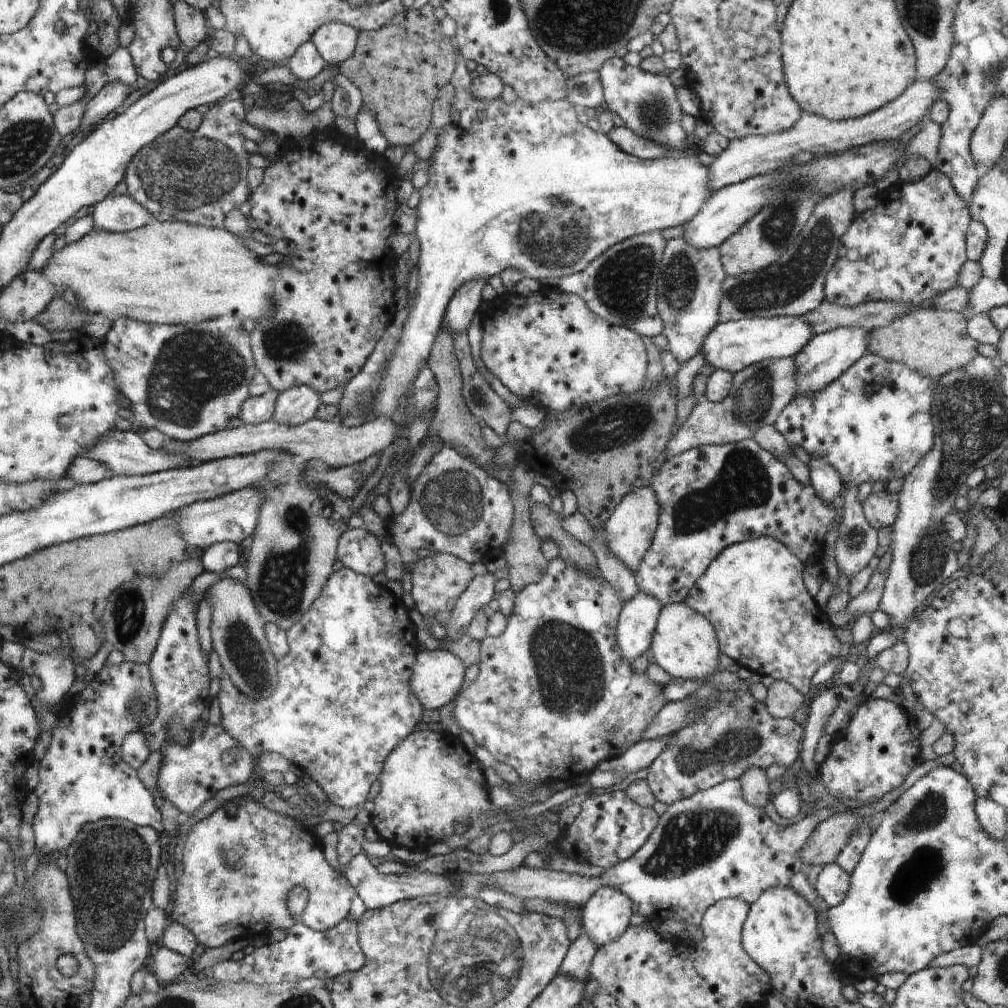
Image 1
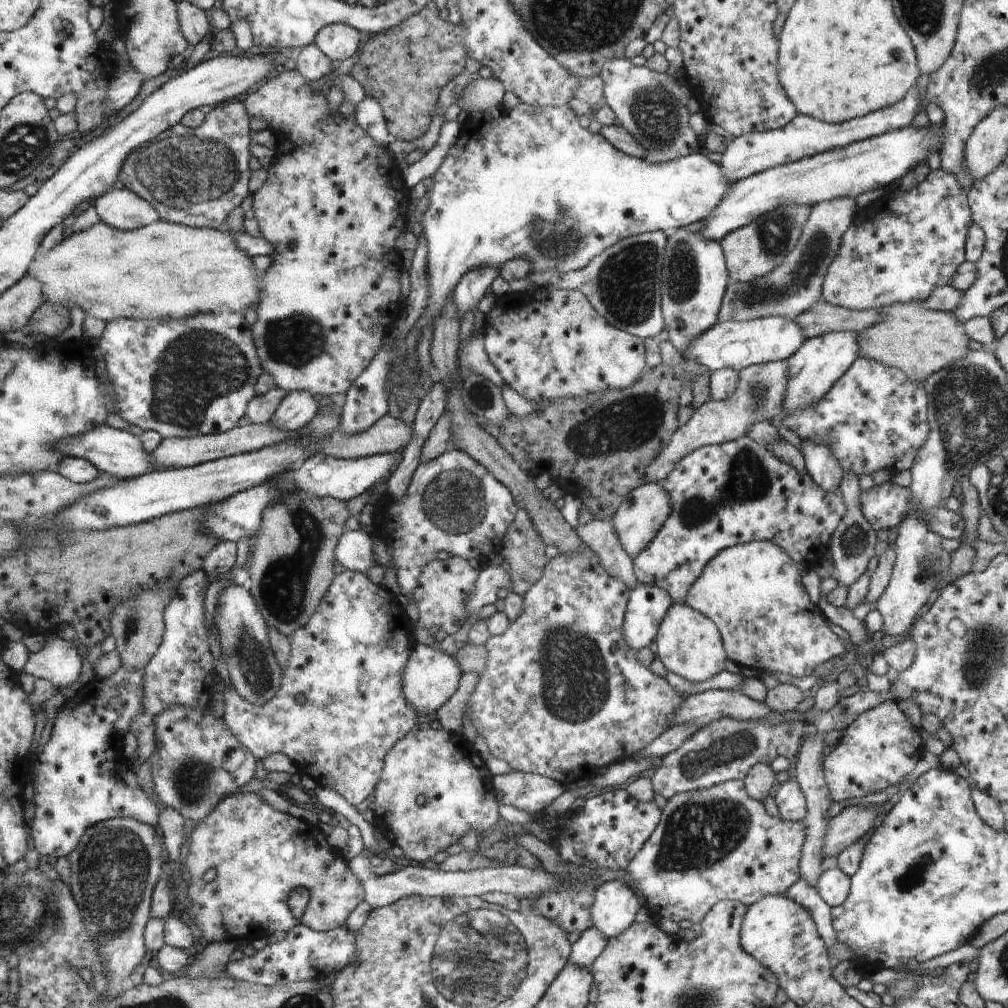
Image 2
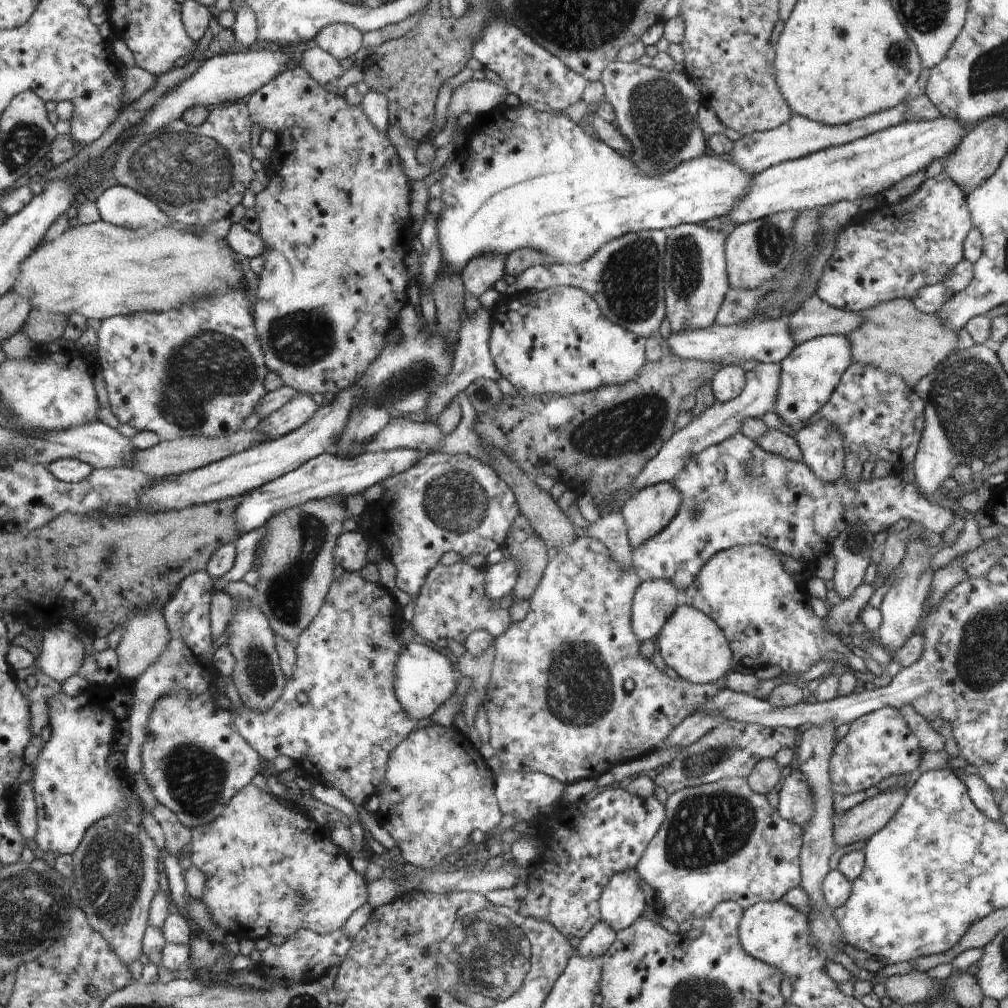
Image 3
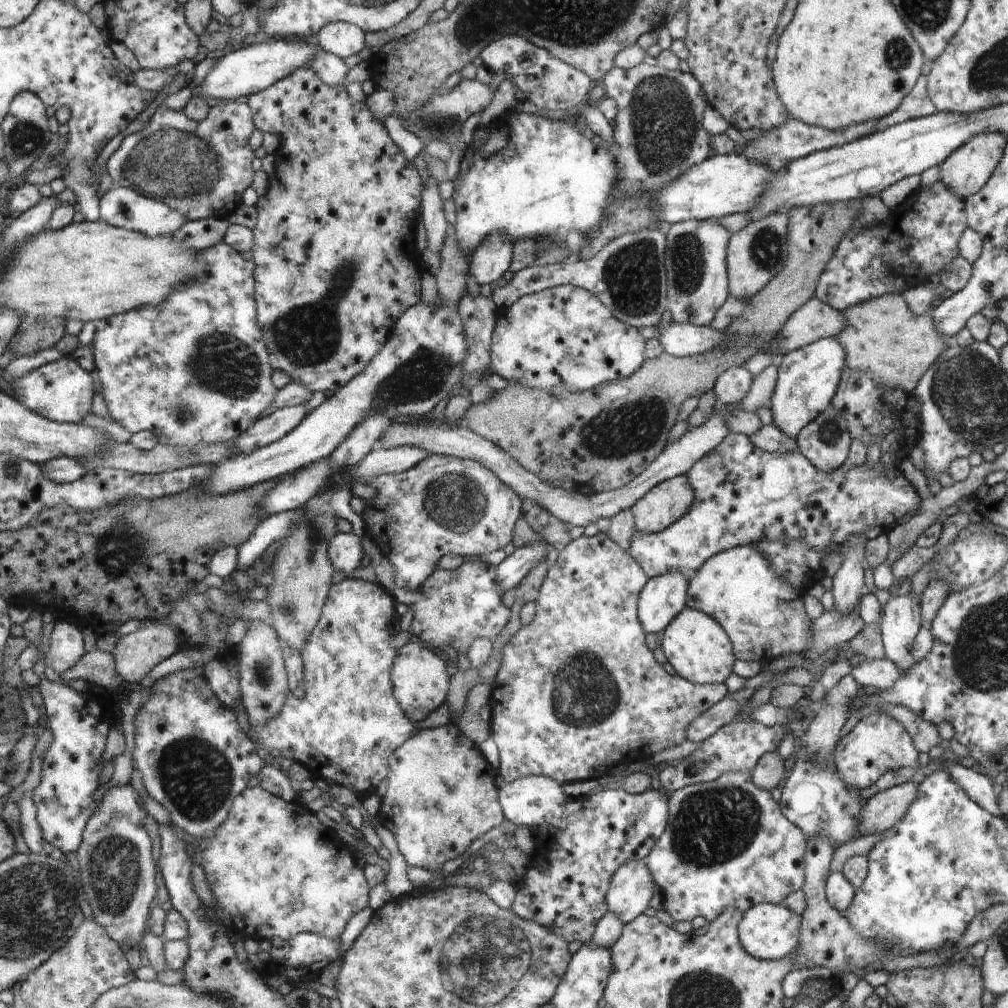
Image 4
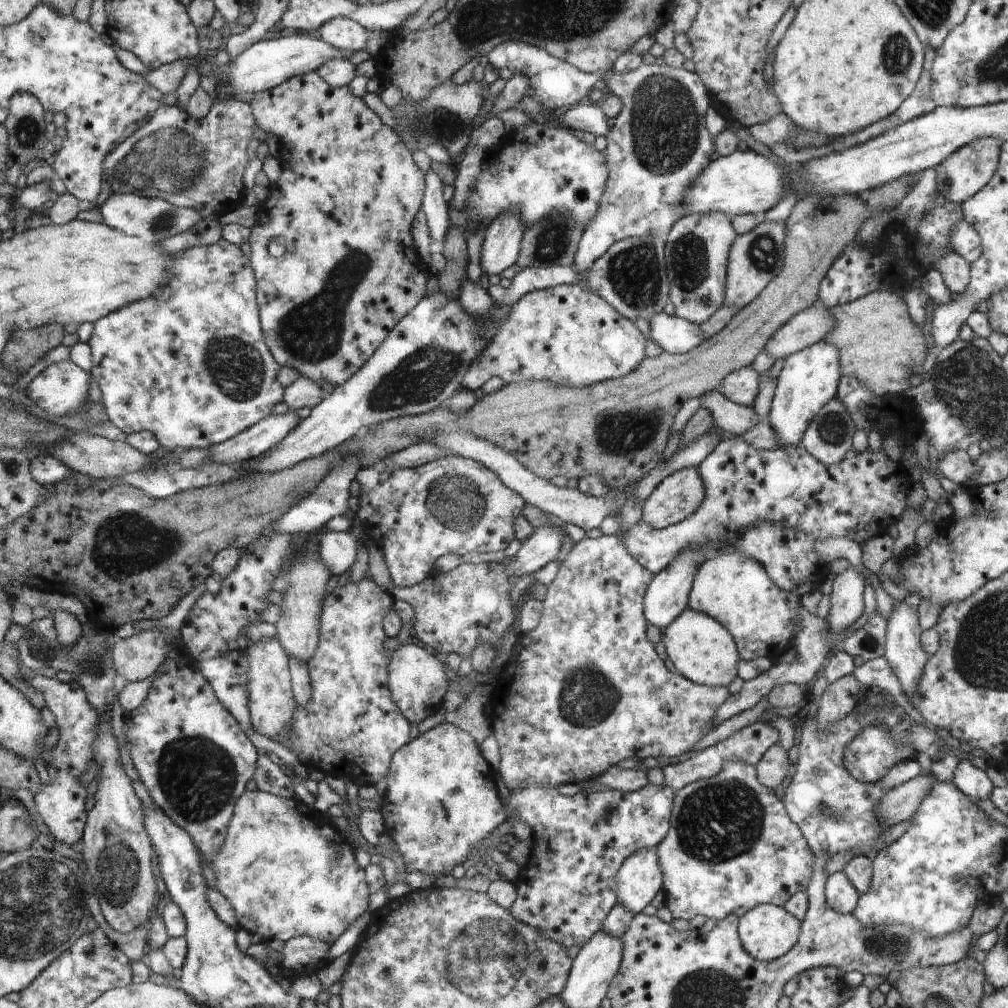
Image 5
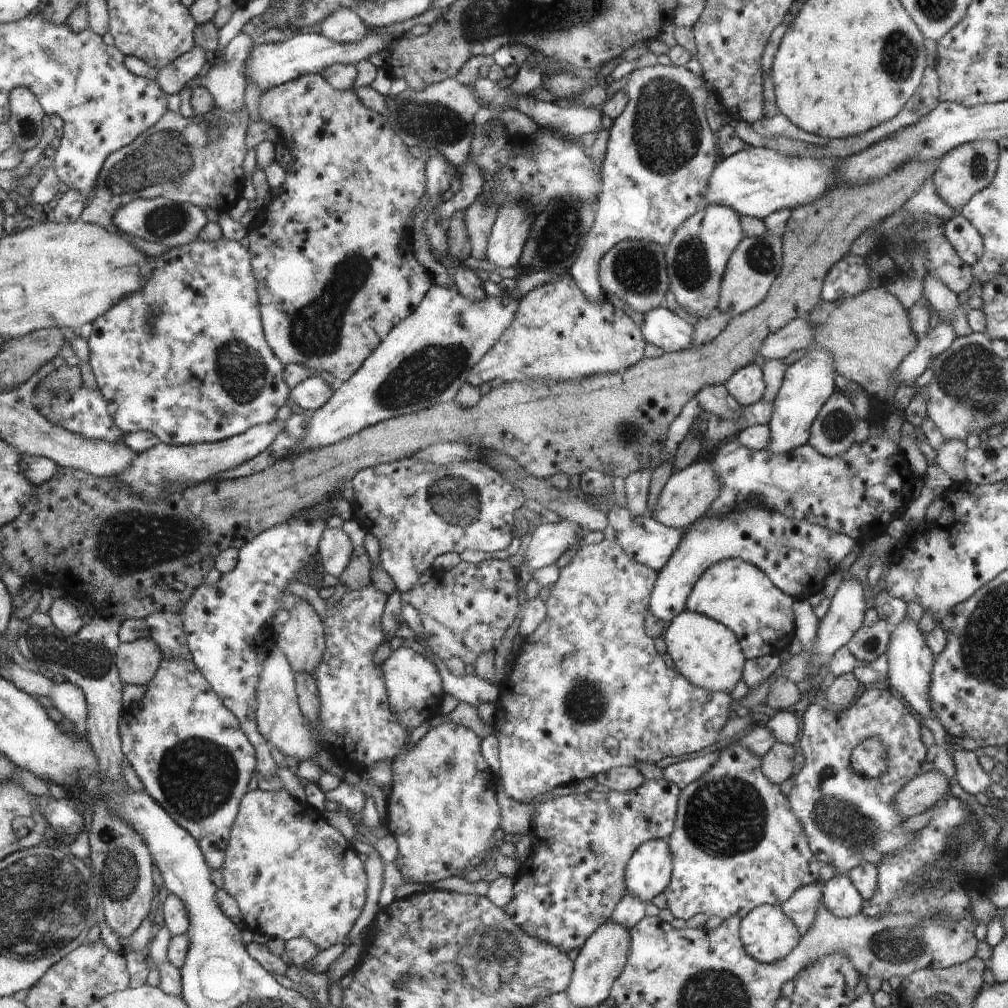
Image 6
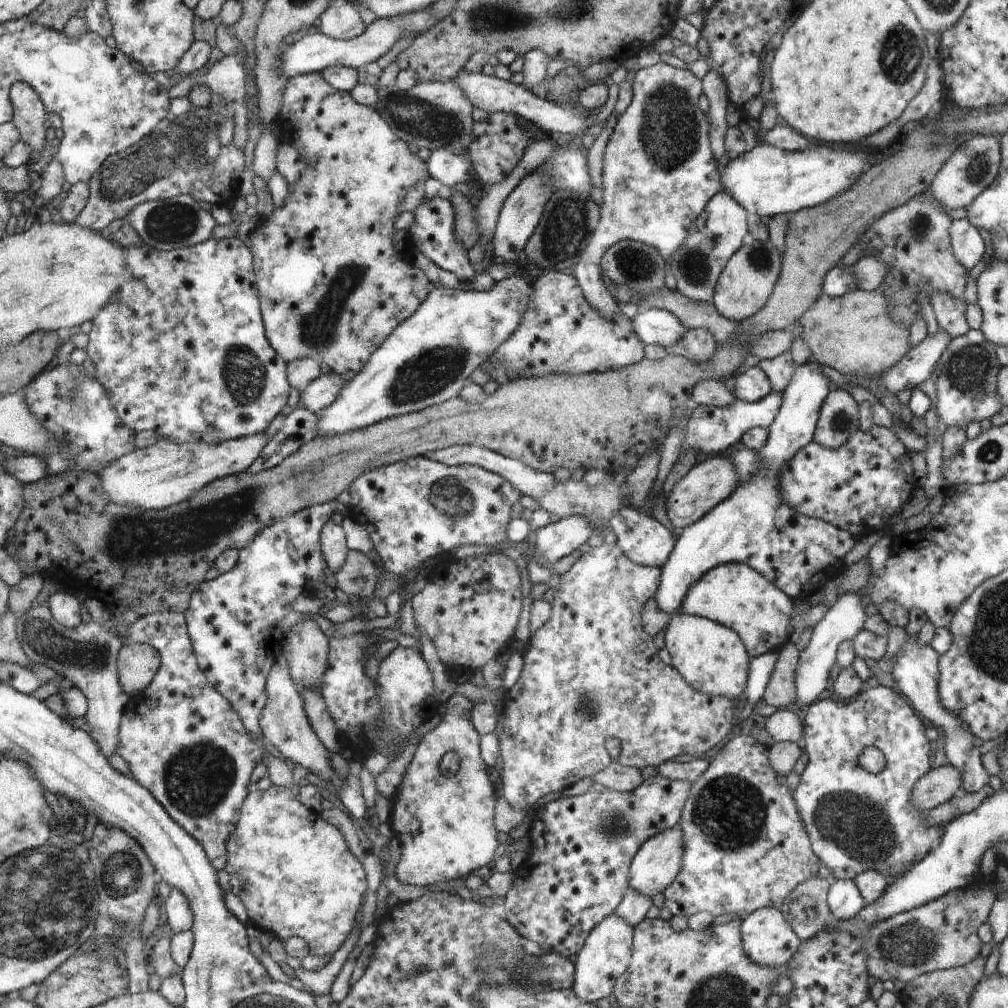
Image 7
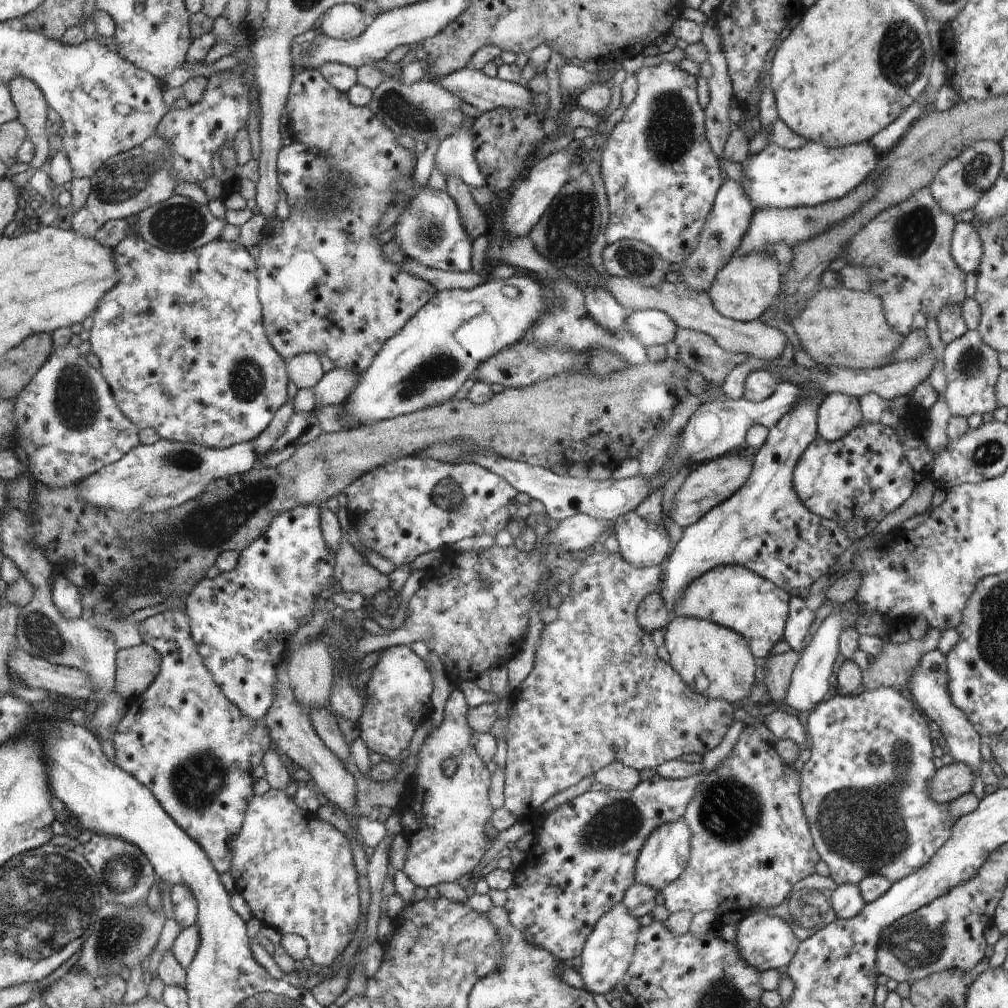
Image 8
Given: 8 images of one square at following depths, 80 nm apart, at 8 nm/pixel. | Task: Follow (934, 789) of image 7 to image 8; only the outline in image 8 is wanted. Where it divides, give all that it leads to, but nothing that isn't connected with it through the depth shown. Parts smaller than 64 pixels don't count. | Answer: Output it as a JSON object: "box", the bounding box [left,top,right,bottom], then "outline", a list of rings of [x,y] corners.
{"box":[931,763,975,803],"outline":[[[952,763],[938,768],[931,778],[931,797],[939,803],[951,803],[973,790],[975,772],[964,763]]]}

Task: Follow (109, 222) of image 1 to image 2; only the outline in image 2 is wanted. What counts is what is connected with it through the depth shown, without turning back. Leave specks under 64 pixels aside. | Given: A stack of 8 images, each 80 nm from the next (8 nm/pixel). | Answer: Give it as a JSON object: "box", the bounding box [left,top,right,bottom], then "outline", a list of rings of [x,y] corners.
{"box":[92,187,160,231],"outline":[[[113,187],[92,203],[102,223],[121,231],[133,231],[160,219],[159,212],[126,187]]]}

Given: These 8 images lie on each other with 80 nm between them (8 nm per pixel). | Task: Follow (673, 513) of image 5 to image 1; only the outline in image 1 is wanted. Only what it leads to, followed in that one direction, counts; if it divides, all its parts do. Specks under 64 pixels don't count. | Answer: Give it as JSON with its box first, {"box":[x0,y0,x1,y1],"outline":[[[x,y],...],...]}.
{"box":[602,486,661,572],"outline":[[[643,486],[641,489],[629,493],[616,506],[616,511],[602,530],[605,534],[605,543],[623,563],[635,572],[638,565],[644,560],[645,554],[653,544],[653,536],[660,524],[661,504],[658,502],[657,493],[651,486]]]}

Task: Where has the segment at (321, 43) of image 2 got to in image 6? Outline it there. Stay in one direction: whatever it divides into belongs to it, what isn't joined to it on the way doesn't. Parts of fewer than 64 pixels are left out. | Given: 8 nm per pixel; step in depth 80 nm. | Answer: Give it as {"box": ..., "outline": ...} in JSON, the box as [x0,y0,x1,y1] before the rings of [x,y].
{"box":[321,7,369,43],"outline":[[[340,7],[321,21],[321,33],[326,38],[339,43],[360,42],[368,33],[369,28],[353,10]]]}

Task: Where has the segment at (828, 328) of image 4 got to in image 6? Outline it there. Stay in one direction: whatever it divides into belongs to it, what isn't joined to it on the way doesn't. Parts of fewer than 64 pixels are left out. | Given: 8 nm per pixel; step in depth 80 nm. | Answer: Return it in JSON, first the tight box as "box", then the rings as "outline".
{"box":[760,316,813,359],"outline":[[[806,316],[796,317],[776,333],[770,333],[760,348],[760,356],[766,359],[784,359],[795,350],[811,346],[813,327]]]}

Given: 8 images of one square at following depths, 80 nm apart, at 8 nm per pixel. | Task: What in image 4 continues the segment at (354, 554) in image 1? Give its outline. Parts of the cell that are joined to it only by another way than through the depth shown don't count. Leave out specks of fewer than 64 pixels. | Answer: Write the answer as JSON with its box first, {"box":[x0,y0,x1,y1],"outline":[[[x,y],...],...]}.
{"box":[330,533,364,576],"outline":[[[340,533],[330,538],[330,562],[333,563],[334,570],[338,570],[341,576],[347,576],[359,568],[364,554],[364,546],[358,534]]]}

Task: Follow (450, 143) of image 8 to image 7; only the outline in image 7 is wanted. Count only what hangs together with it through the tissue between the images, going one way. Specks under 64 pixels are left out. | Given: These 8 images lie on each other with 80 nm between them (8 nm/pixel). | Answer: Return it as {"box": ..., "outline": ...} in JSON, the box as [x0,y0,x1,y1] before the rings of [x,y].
{"box":[427,147,473,187],"outline":[[[440,147],[431,152],[427,159],[430,176],[440,180],[441,184],[453,187],[473,173],[473,164],[466,152],[455,153],[448,147]]]}

